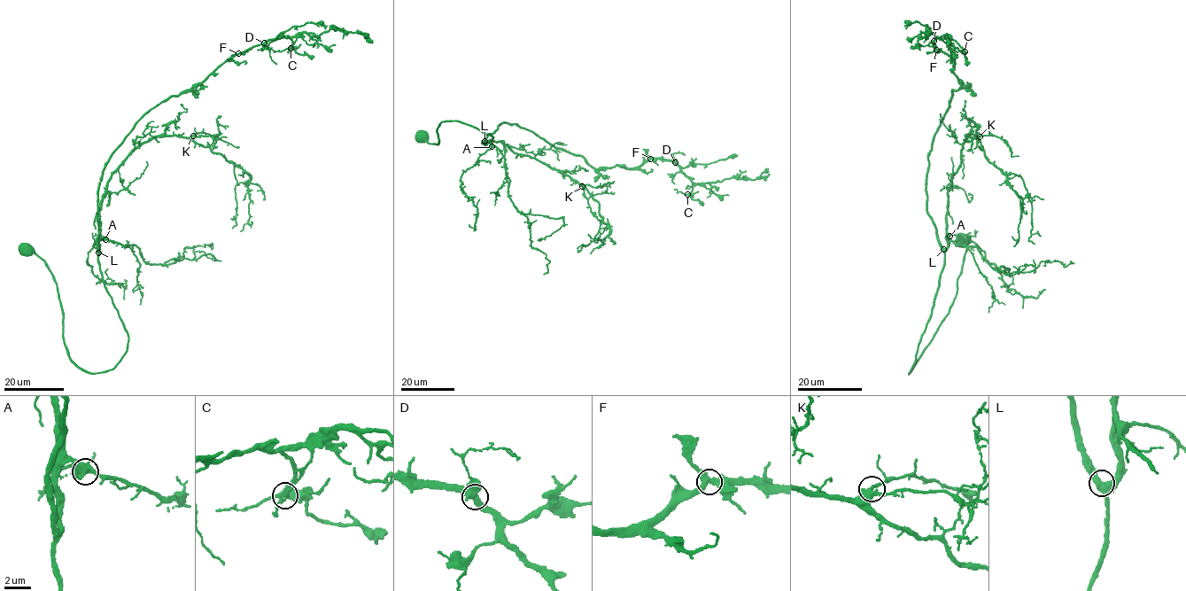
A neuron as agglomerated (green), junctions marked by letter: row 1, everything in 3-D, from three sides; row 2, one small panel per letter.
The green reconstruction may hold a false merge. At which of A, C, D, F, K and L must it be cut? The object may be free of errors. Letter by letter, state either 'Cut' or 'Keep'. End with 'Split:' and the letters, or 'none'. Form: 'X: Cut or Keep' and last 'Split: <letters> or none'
A: Keep
C: Keep
D: Keep
F: Keep
K: Keep
L: Keep
Split: none

